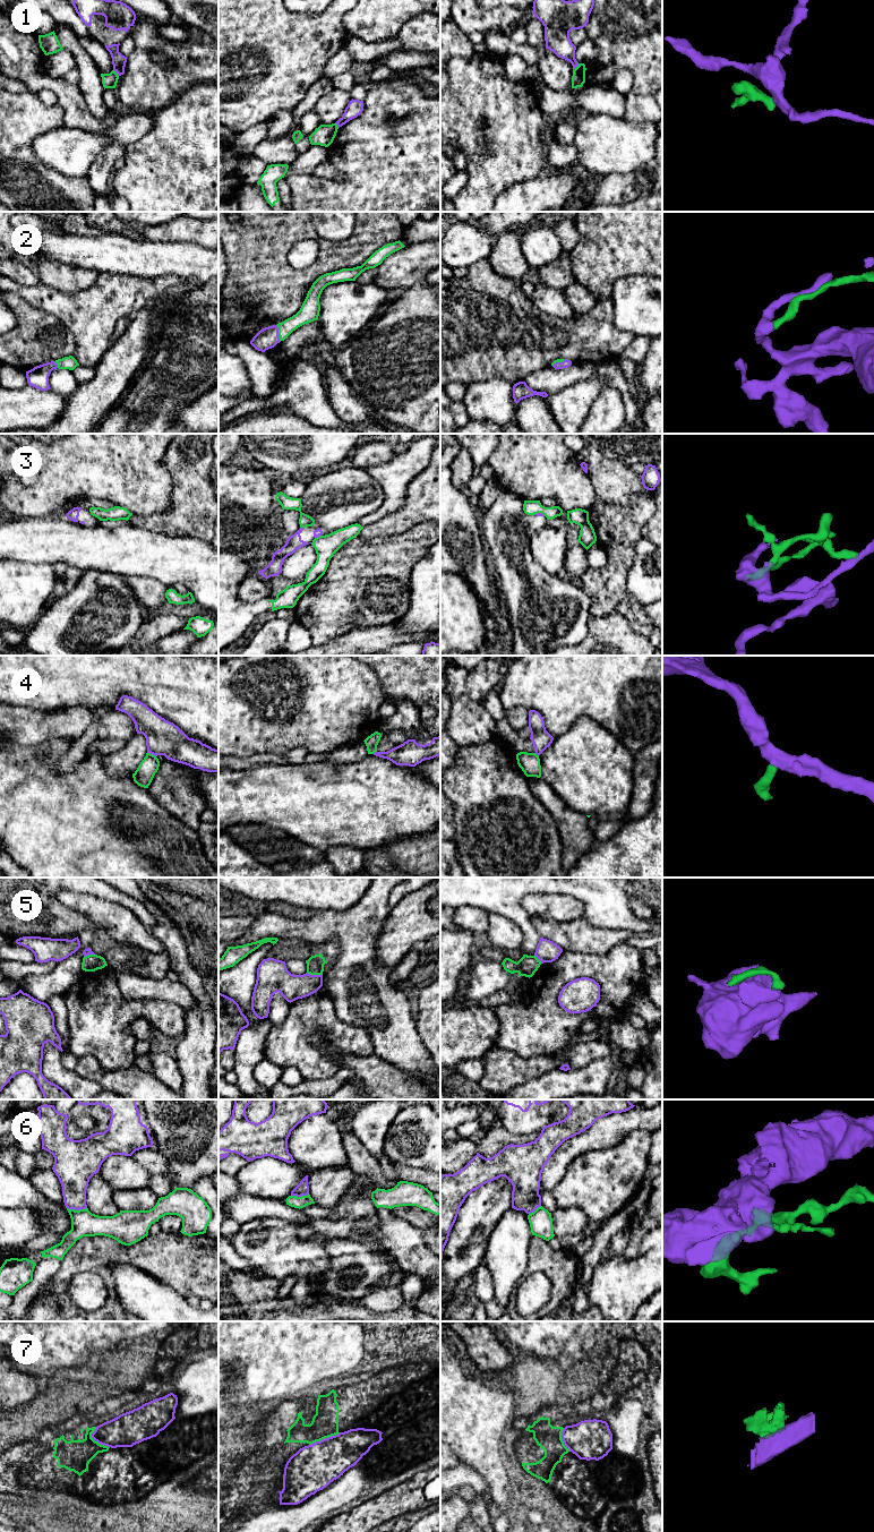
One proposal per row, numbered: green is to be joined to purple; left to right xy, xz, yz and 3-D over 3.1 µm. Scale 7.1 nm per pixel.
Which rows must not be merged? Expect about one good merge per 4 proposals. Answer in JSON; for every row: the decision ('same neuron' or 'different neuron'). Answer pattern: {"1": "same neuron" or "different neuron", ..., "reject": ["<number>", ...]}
{"1": "different neuron", "2": "same neuron", "3": "different neuron", "4": "different neuron", "5": "different neuron", "6": "different neuron", "7": "different neuron", "reject": ["1", "3", "4", "5", "6", "7"]}

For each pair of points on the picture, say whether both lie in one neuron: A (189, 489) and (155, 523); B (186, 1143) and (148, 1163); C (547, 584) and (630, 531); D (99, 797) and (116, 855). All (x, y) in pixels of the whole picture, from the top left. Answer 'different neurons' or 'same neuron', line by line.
A: same neuron
B: different neurons
C: different neurons
D: same neuron

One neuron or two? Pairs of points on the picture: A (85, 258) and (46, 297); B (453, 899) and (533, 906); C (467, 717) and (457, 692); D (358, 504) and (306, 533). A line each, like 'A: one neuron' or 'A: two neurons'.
A: two neurons
B: two neurons
C: one neuron
D: one neuron

